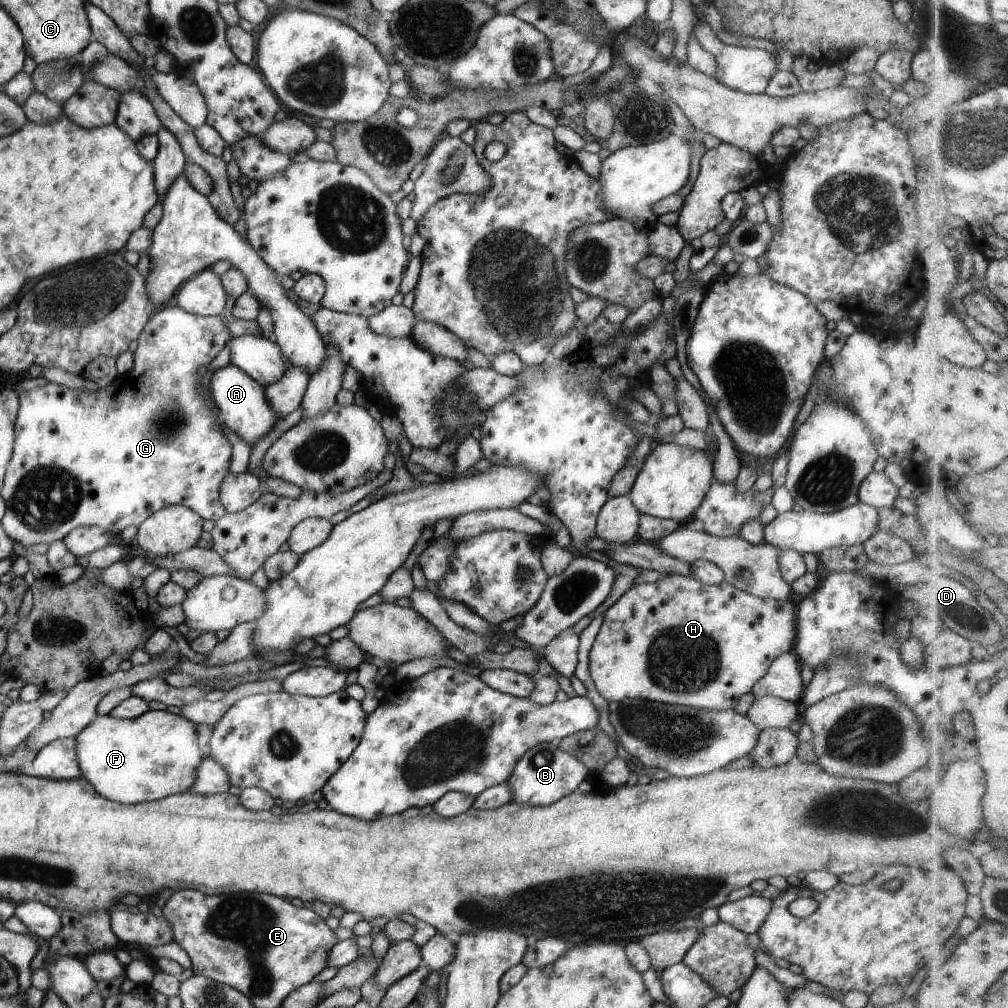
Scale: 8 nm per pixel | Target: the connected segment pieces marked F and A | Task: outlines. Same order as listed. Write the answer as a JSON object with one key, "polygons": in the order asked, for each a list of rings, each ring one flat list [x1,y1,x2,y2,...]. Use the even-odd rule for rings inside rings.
{"polygons":[[[147,710,134,719,116,719,108,714,98,716,75,736,76,759,81,777,107,800,137,804,169,795,184,793,193,784,197,765,203,759,197,743,196,724,168,711]],[[231,362,212,372,210,391,212,402,221,414,220,420,223,420,224,425,243,439,243,442,247,443,250,448,256,440,265,436,273,422,279,419,272,412,267,399,264,397,264,386,255,382]]]}

